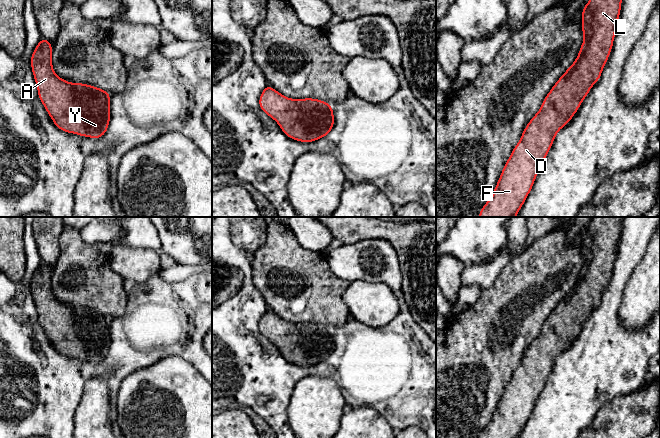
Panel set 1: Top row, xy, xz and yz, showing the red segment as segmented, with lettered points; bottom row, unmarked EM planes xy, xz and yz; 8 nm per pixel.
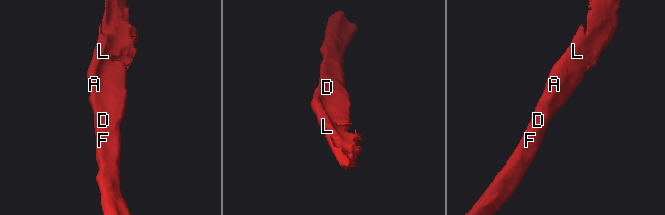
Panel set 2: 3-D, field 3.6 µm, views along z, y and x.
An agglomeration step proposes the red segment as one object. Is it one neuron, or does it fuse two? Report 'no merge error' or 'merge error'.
no merge error

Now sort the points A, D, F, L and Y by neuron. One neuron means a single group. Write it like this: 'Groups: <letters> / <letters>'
Groups: A D F L Y

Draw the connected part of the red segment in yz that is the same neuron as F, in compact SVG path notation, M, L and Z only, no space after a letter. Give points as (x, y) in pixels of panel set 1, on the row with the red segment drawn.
M589 0L582 9L581 29L584 40L574 63L545 96L540 110L526 125L521 138L506 161L491 198L478 217L516 217L529 195L537 174L555 140L558 131L566 126L591 87L600 79L617 31L622 0Z

